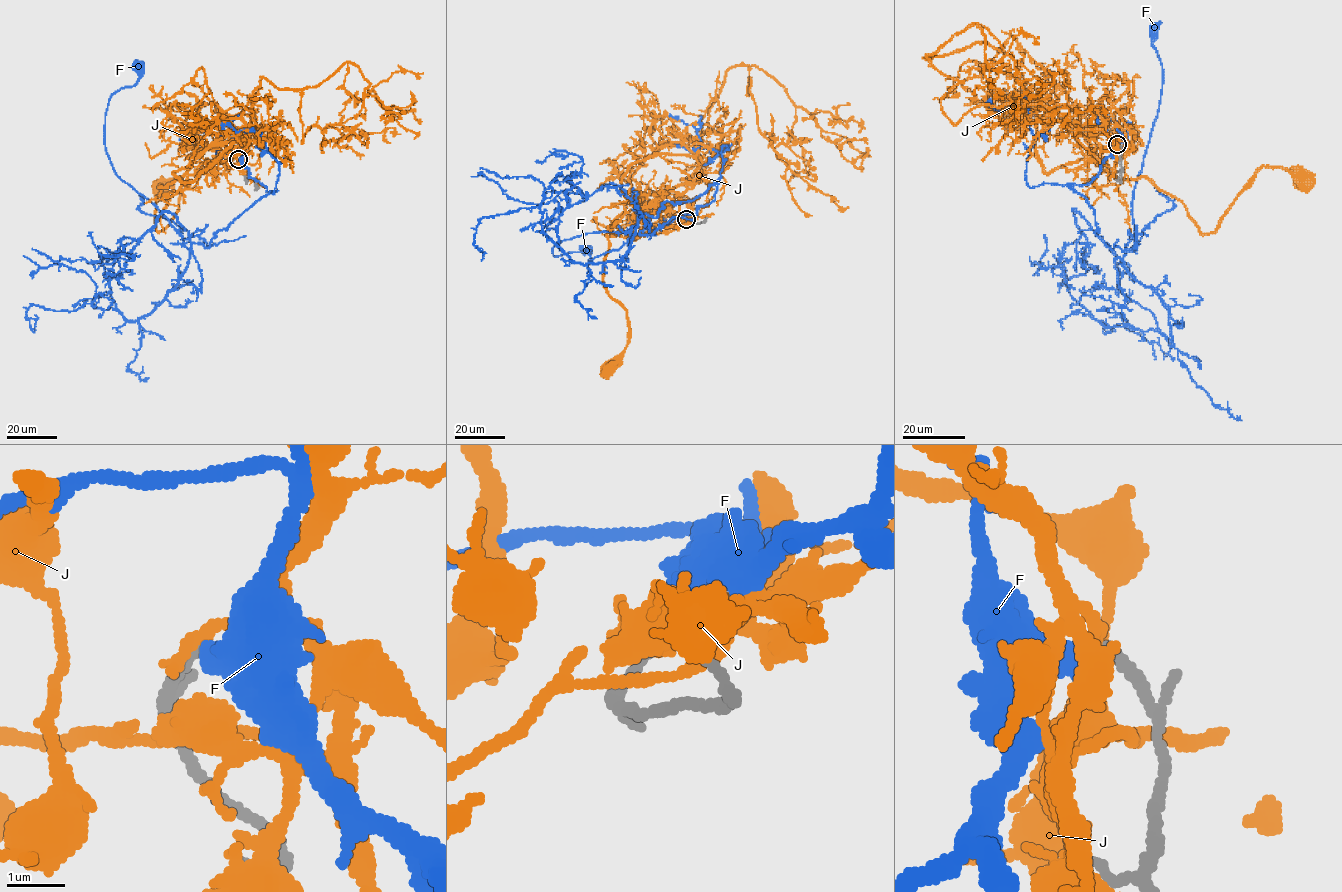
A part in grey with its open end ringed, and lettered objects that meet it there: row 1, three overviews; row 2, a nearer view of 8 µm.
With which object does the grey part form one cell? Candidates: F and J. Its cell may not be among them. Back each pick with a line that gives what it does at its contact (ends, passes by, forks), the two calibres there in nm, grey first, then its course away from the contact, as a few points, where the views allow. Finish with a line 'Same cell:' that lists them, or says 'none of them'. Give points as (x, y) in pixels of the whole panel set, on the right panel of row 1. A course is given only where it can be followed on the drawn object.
F: it ends | 180/480 nm | via (1117, 145), (1087, 184), (1068, 186), (1122, 257), (1159, 106), (1152, 27)
Same cell: F

